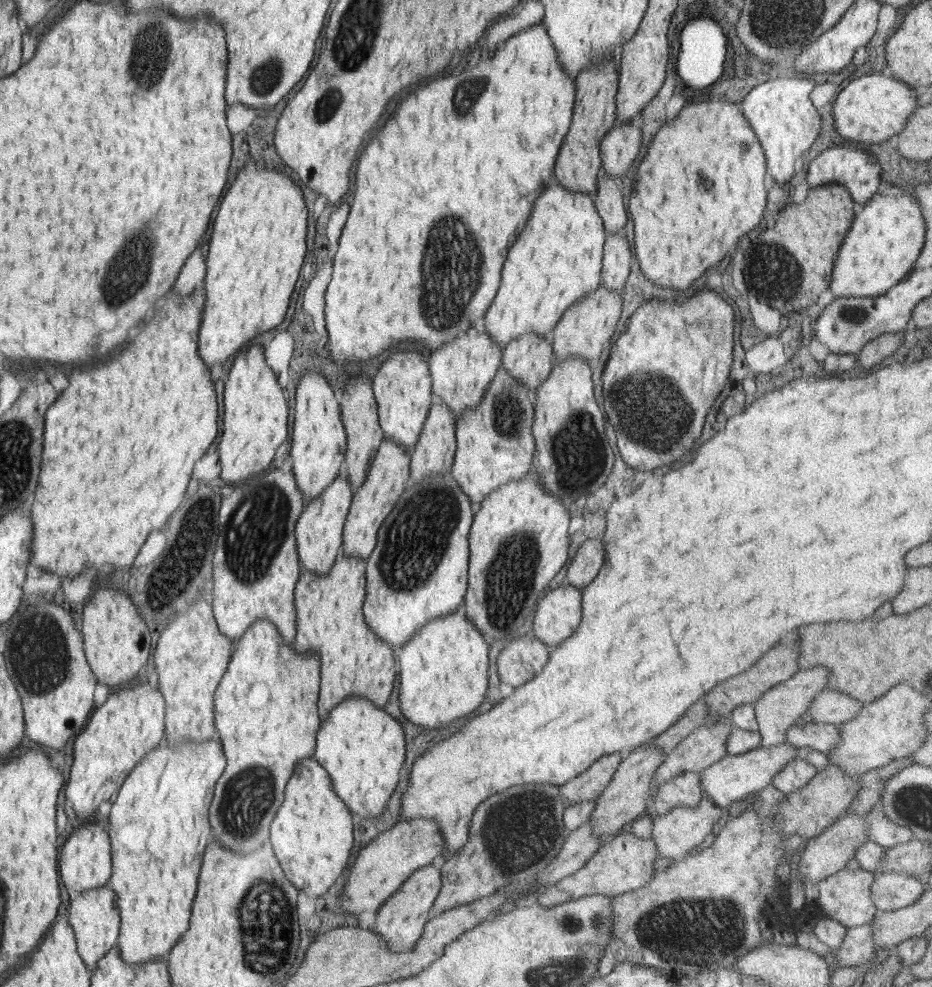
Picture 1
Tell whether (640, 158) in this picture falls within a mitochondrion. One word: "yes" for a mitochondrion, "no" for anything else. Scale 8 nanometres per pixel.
no

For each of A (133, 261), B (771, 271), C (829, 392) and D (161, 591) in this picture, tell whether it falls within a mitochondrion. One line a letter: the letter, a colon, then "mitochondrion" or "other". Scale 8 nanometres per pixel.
A: mitochondrion
B: mitochondrion
C: other
D: mitochondrion

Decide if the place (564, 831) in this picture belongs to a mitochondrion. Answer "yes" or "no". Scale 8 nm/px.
no

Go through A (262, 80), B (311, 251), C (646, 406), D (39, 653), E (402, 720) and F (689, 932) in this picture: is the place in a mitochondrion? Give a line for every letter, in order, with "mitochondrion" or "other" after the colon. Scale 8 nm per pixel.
A: mitochondrion
B: other
C: mitochondrion
D: mitochondrion
E: other
F: mitochondrion

